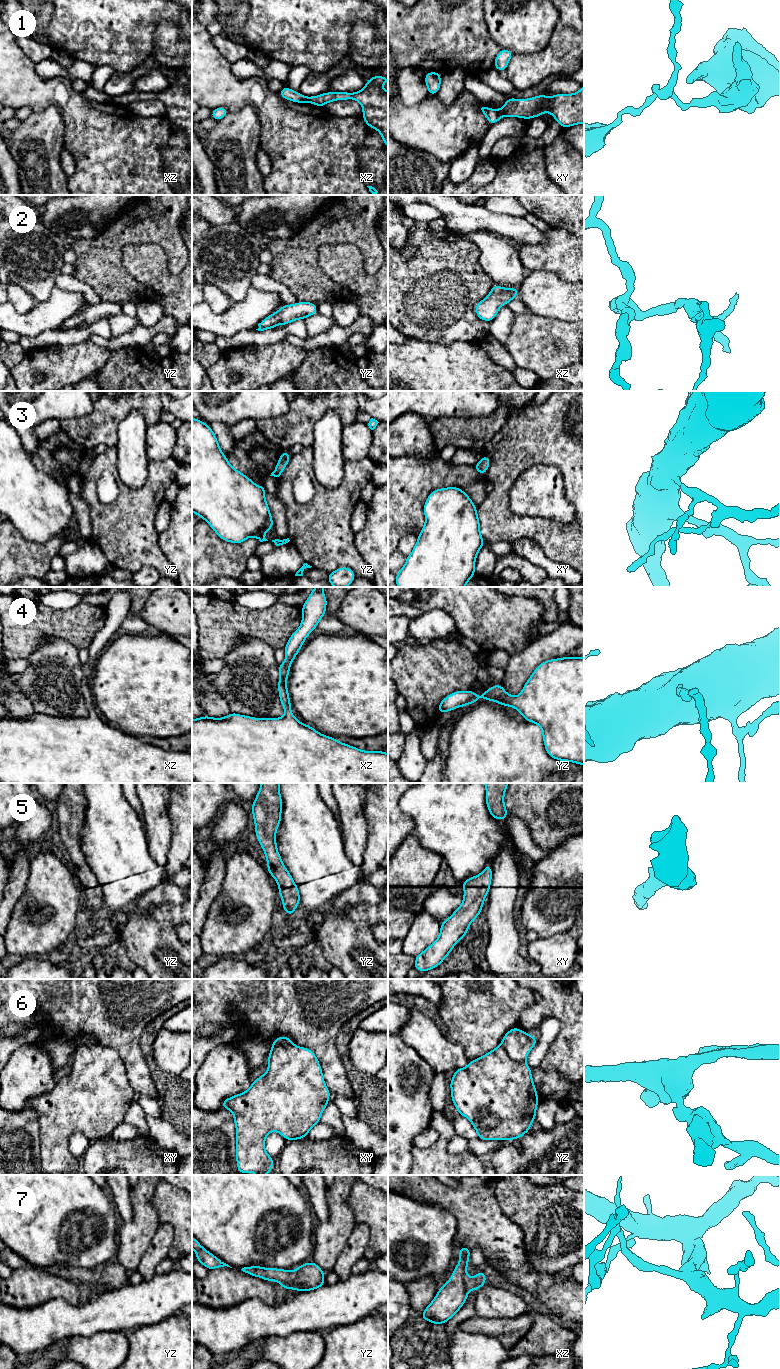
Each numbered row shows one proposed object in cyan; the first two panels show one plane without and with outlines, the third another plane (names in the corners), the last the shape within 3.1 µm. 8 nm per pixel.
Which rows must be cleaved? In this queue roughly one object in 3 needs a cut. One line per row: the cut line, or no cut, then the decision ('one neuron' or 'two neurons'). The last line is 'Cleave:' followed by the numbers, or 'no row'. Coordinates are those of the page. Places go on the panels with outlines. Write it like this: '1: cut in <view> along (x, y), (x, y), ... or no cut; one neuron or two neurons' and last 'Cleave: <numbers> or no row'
1: cut in xy along (501, 109), (504, 114); two neurons
2: no cut; one neuron
3: no cut; one neuron
4: no cut; one neuron
5: no cut; one neuron
6: cut in yz along (501, 1043), (513, 1059), (524, 1061); two neurons
7: no cut; one neuron
Cleave: 1, 6

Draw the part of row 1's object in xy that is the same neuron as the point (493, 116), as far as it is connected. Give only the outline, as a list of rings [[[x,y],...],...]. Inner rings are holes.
[[[483,104],[479,105],[478,109],[485,115],[490,125],[497,123],[504,116],[502,109],[490,109]]]

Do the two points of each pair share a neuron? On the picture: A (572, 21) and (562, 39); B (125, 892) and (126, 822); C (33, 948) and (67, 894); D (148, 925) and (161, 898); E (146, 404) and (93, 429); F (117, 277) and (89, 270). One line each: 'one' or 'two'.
A: two
B: one
C: one
D: two
E: one
F: one

